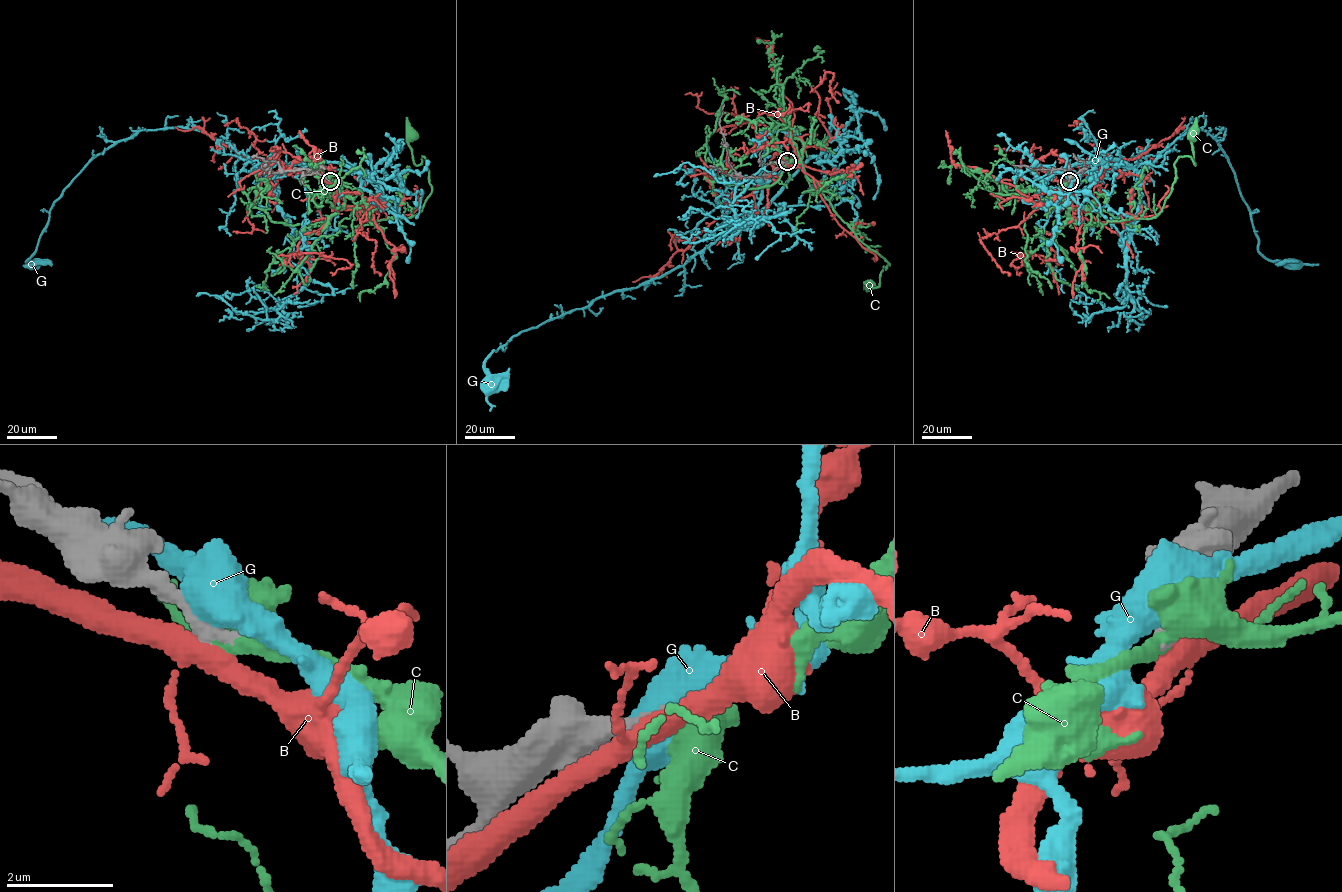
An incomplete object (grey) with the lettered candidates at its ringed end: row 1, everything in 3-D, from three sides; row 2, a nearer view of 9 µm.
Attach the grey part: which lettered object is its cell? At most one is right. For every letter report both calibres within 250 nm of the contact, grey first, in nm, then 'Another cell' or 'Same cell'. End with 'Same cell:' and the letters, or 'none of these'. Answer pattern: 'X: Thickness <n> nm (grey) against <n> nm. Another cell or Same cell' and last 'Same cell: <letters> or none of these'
B: Thickness 360 nm (grey) against 340 nm. Another cell
C: Thickness 340 nm (grey) against 380 nm. Same cell
G: Thickness 400 nm (grey) against 550 nm. Another cell
Same cell: C

